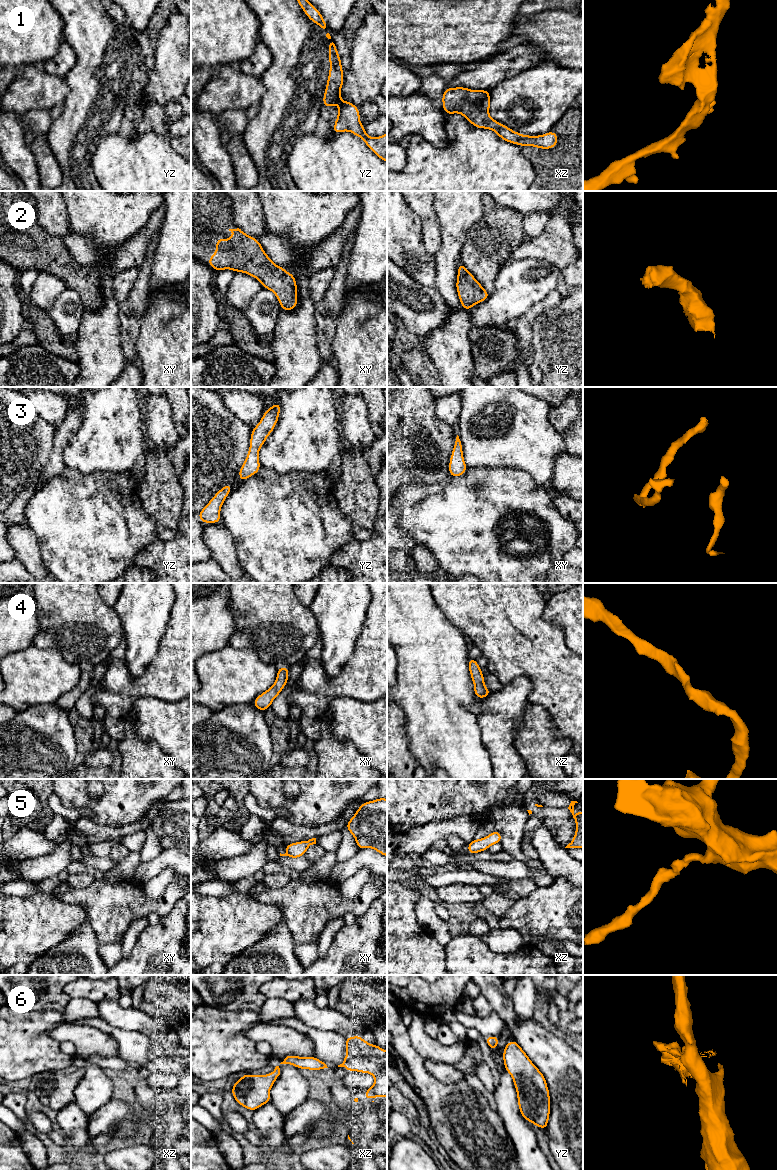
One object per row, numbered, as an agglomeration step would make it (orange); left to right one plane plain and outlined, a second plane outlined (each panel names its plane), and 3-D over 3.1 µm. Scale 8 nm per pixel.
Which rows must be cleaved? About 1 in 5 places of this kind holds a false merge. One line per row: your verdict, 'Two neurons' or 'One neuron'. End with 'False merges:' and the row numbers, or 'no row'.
1: One neuron
2: One neuron
3: One neuron
4: One neuron
5: One neuron
6: One neuron
False merges: no row

